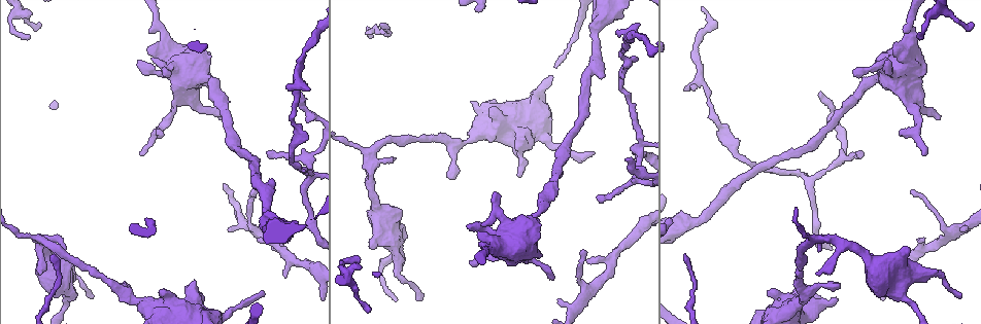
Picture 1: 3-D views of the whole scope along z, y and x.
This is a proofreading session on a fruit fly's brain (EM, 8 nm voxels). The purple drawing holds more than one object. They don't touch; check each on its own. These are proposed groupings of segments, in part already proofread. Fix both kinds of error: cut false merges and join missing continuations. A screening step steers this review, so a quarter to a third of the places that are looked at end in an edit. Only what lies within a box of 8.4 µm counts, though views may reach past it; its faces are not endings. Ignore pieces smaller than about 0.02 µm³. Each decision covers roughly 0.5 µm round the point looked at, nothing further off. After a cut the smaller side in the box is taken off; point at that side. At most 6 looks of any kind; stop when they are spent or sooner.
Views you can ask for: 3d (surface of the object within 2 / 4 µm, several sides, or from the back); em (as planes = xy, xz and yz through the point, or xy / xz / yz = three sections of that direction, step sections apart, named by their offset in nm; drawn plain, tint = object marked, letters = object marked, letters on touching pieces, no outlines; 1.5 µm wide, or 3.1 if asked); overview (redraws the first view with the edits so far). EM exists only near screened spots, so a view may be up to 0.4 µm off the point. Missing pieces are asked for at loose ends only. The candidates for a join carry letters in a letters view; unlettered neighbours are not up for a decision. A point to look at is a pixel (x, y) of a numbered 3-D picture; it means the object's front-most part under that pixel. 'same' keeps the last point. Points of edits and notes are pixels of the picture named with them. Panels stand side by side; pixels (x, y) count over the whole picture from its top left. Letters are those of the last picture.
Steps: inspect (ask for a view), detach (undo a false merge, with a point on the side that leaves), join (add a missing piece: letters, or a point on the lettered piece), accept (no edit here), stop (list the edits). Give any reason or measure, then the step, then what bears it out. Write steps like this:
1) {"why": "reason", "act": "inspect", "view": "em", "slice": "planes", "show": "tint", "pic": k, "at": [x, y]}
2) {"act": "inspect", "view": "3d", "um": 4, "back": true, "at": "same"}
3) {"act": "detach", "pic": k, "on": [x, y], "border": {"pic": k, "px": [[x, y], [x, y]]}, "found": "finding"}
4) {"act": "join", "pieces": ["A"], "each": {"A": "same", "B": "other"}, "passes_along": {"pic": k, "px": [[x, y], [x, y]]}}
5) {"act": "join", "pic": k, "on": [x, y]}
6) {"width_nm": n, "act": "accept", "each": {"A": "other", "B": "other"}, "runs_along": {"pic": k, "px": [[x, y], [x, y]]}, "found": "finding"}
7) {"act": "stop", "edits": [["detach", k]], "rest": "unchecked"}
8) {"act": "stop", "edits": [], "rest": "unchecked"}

{"why": "branch stops here", "act": "inspect", "view": "em", "slice": "planes", "show": "letters", "pic": 1, "at": [257, 239]}

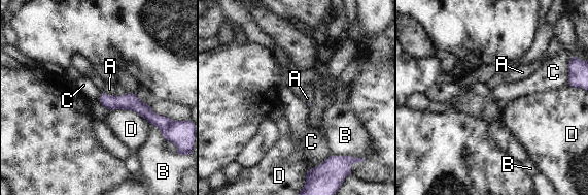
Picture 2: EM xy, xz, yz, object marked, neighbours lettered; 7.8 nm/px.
{"act": "accept", "each": {"A": "other", "B": "other", "C": "other", "D": "other"}, "border": {"pic": 2, "px": [[331, 155], [314, 167]]}, "found": "none of them fits"}

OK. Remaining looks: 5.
{"why": "free end", "act": "inspect", "view": "3d", "um": 2, "pic": 1, "at": [835, 298]}

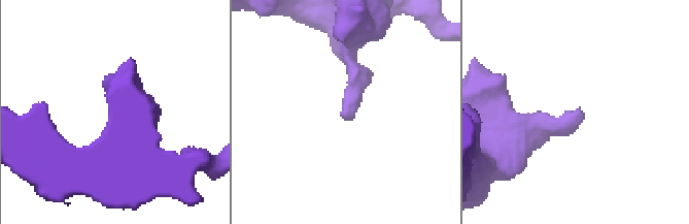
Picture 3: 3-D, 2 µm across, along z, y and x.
{"why": "shape alone is not enough", "act": "inspect", "view": "em", "slice": "planes", "show": "letters", "pic": 3, "at": [578, 109]}

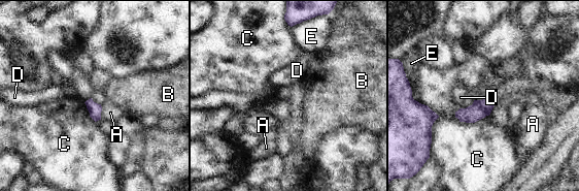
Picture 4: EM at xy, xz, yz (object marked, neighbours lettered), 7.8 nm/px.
{"act": "accept", "each": {"A": "other", "B": "other", "C": "other", "D": "other", "E": "other"}, "found": "no lettered piece goes on from it"}

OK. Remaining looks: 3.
{"why": "thin end", "act": "inspect", "view": "em", "slice": "planes", "show": "letters", "pic": 1, "at": [473, 261]}

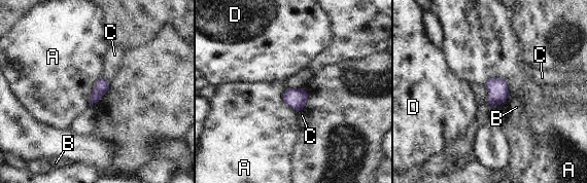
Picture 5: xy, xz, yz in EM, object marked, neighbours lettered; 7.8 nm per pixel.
{"longest_contact_nm": ["A", 220], "act": "accept", "each": {"A": "other", "B": "other", "C": "other", "D": "other"}, "found": "no lettered piece goes on from it"}

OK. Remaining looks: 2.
{"act": "stop", "edits": [], "rest": "unchecked"}

